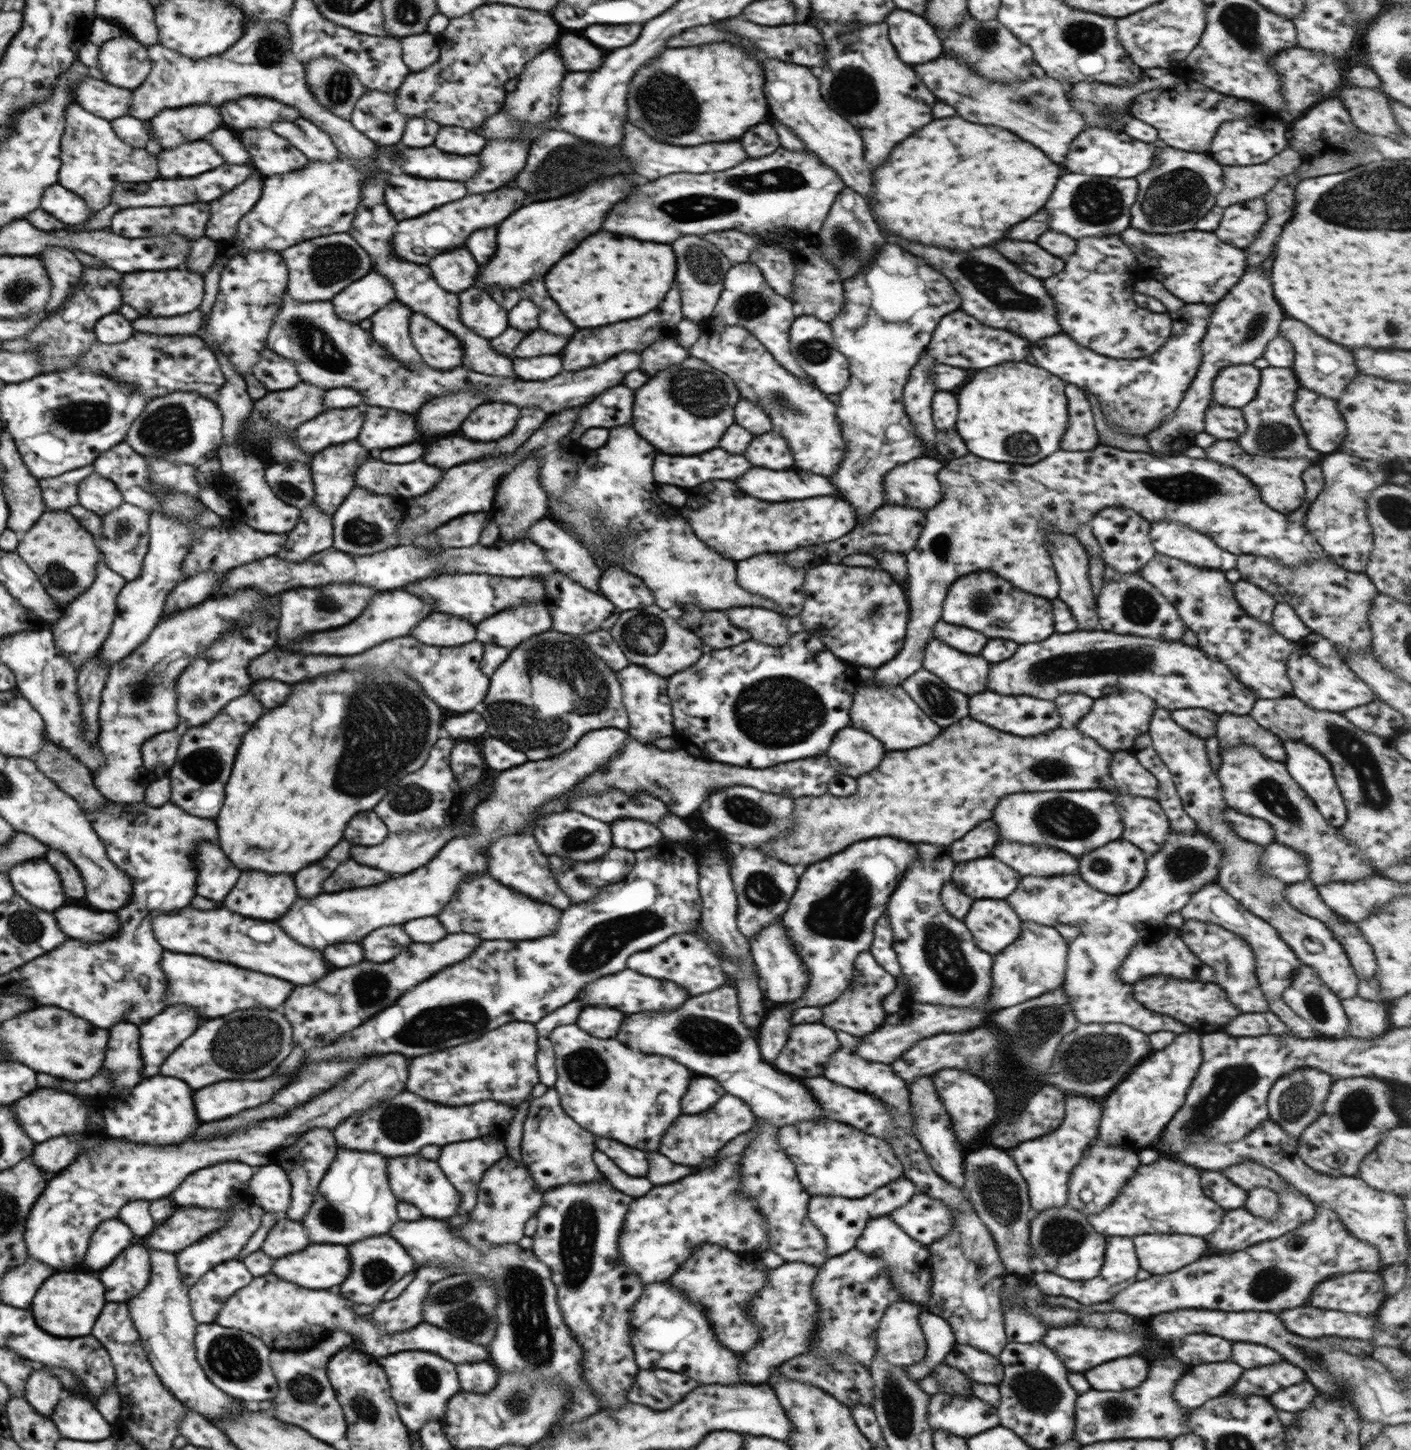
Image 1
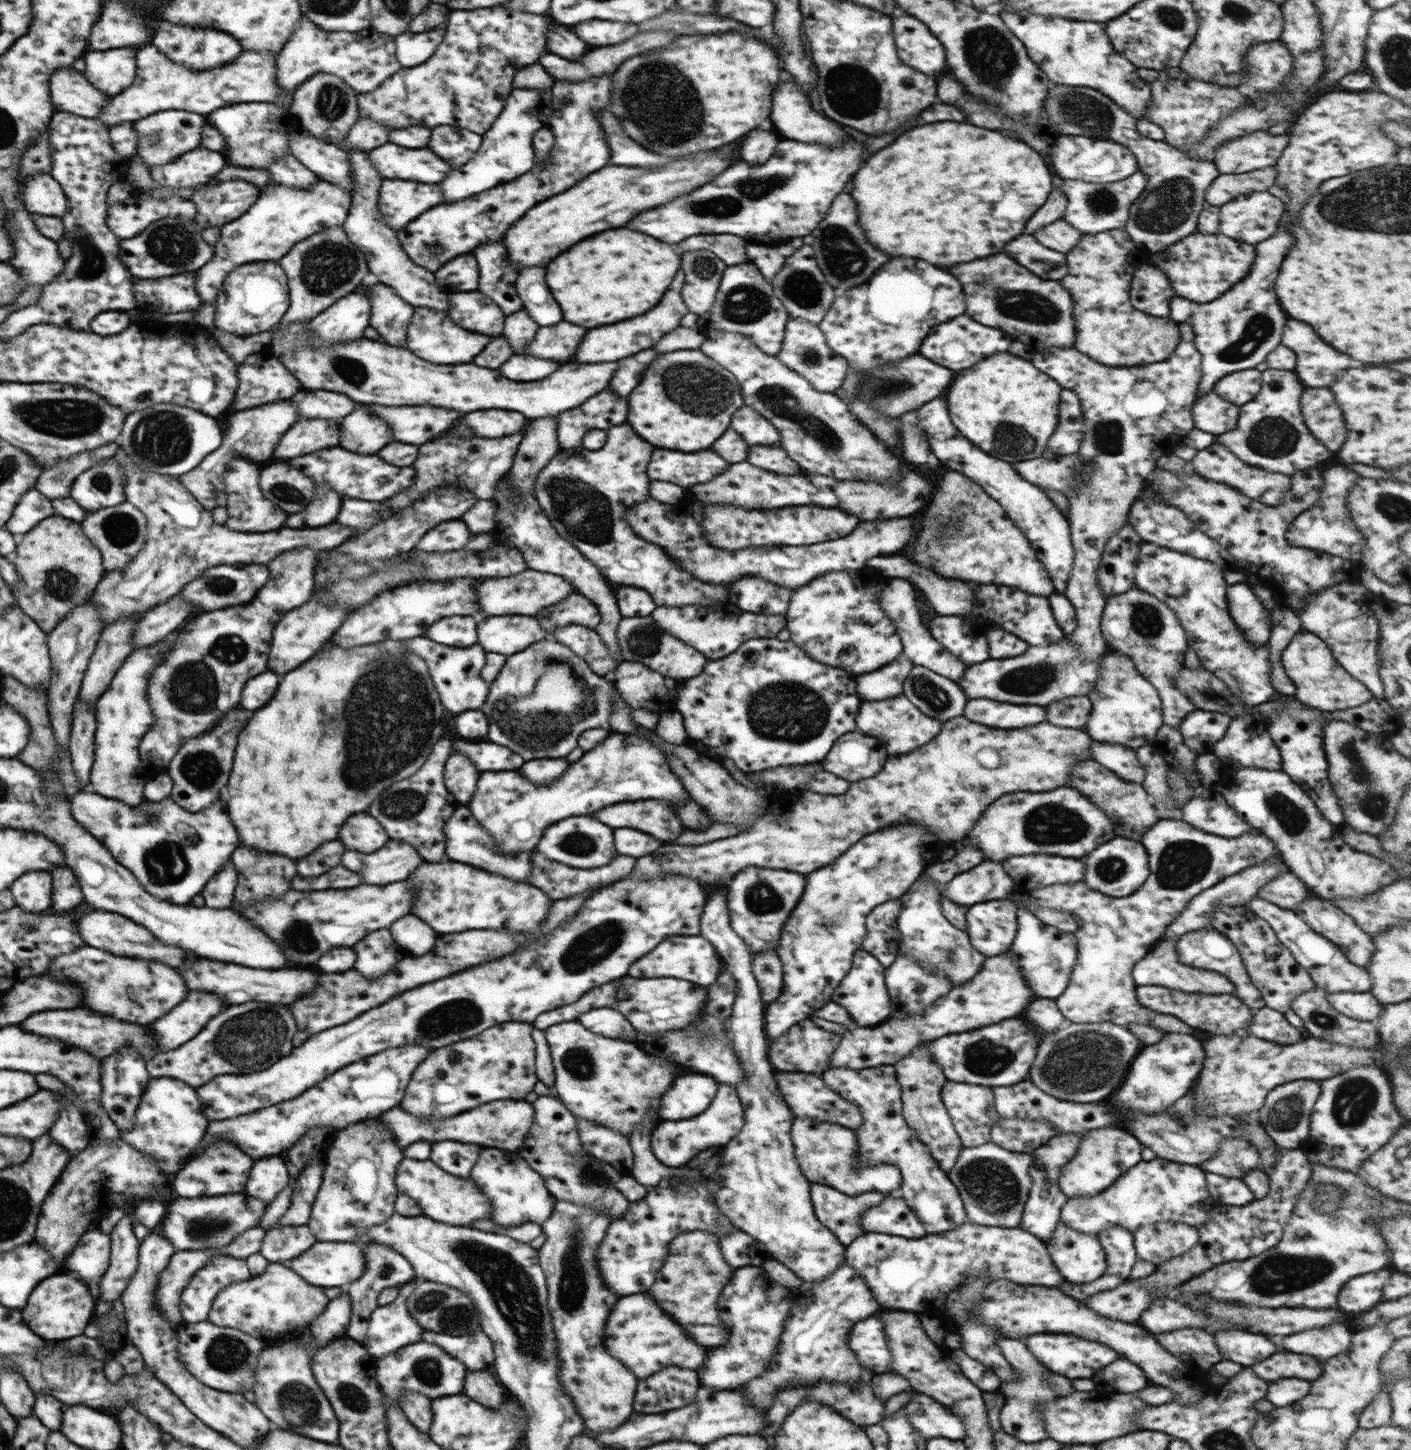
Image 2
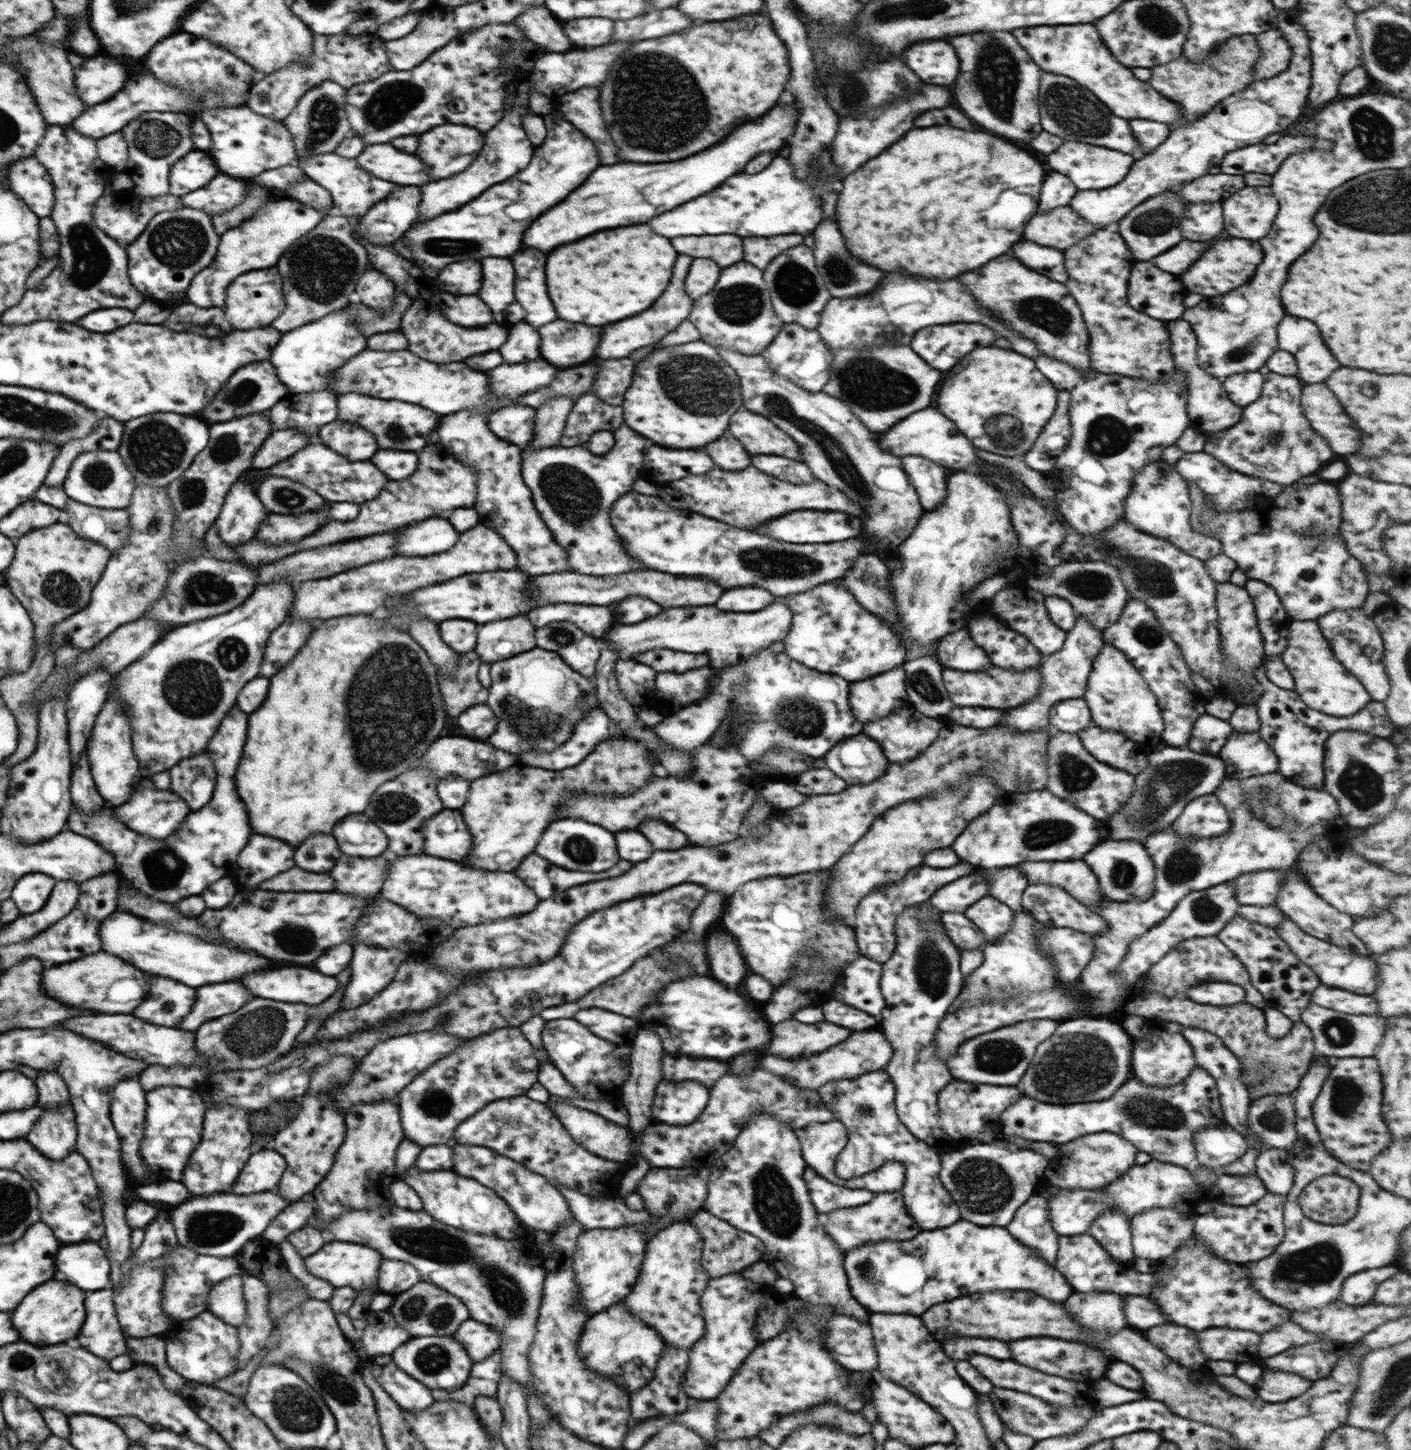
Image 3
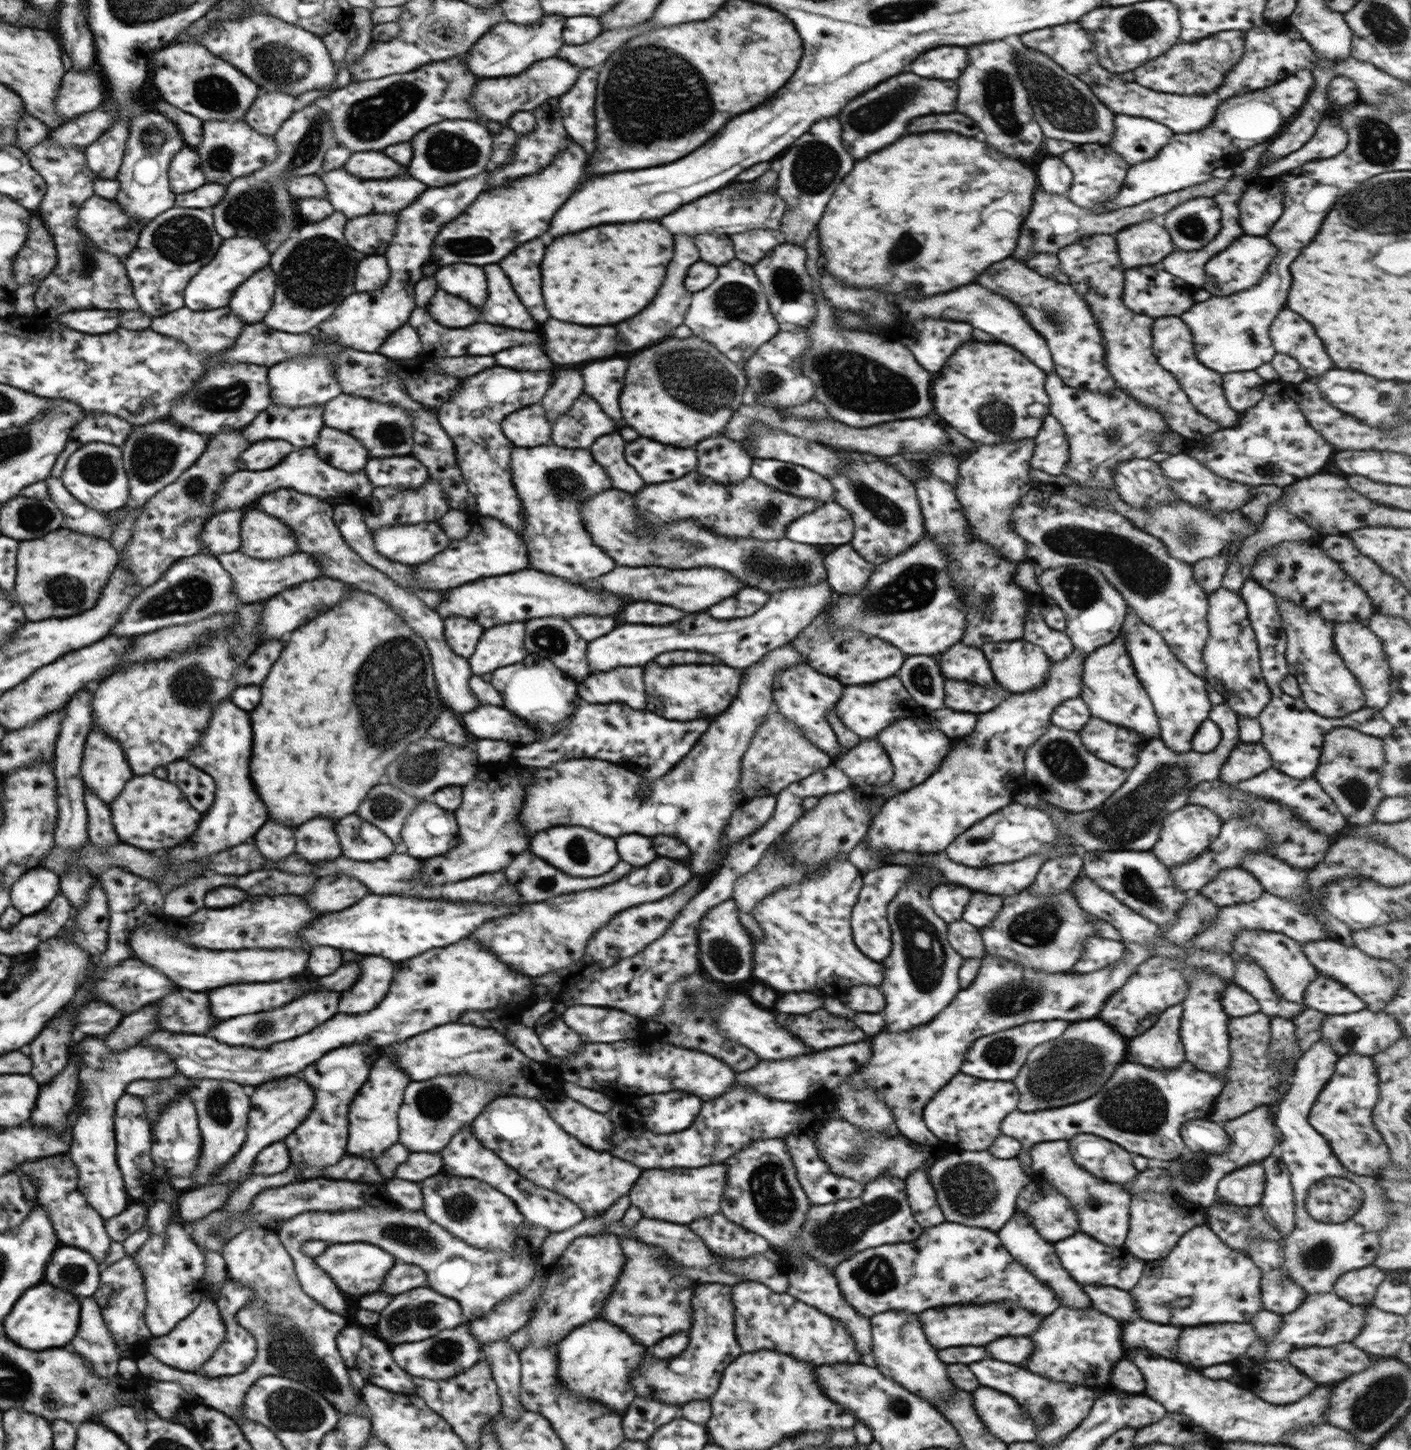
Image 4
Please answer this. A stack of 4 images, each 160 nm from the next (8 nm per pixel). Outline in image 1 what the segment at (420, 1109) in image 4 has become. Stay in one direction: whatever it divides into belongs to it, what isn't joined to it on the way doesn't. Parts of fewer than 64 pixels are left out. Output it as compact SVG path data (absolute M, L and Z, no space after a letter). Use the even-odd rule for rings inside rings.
M512 1021L469 1043L440 1052L415 1057L405 1090L444 1106L466 1106L474 1102L496 1100L517 1107L531 1099L532 1088L540 1082L537 1072L537 1028L532 1023Z

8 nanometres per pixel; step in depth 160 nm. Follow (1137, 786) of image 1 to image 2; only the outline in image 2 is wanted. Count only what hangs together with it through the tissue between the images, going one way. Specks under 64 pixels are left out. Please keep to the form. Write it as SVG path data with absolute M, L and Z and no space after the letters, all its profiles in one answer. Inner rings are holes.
M1092 740L1090 746L1090 758L1096 760L1098 764L1110 769L1122 780L1143 784L1145 777L1144 767L1136 758L1136 752L1132 748L1120 744L1106 744L1106 742L1096 742Z

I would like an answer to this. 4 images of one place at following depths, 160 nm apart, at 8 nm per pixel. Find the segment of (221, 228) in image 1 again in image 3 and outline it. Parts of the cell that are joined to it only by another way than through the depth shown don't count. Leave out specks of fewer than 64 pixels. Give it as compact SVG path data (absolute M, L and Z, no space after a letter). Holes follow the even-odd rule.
M218 176L210 184L188 192L180 197L182 205L206 212L210 218L234 210L238 204L244 202L248 183L246 180L236 180L230 176Z

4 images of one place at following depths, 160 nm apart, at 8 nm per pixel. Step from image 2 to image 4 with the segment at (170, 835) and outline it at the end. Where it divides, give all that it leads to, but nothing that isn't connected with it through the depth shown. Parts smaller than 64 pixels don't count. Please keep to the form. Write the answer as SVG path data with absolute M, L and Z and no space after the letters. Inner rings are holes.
M224 700L222 704L216 704L216 708L212 710L212 718L203 734L204 736L196 744L196 748L192 748L187 755L183 756L183 759L196 765L196 768L203 769L214 778L217 786L216 796L212 803L212 810L208 810L208 814L200 822L200 826L204 826L204 828L200 828L200 836L196 836L196 842L188 844L187 841L180 844L180 848L168 848L168 852L164 852L164 854L168 854L169 860L174 860L174 862L178 860L180 864L174 864L174 868L178 872L174 872L172 876L166 876L160 882L154 880L162 888L162 892L170 892L178 884L184 884L184 880L188 880L192 876L194 878L202 876L204 874L202 862L206 862L214 852L220 852L230 846L246 842L268 820L268 808L260 800L260 796L252 784L250 770L248 770L250 756L252 756L252 724L250 724L248 712L234 706L230 700Z

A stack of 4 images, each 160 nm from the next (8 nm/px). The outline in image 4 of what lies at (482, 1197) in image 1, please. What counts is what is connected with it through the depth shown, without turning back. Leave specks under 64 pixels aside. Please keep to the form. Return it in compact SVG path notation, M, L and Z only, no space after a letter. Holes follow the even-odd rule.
M465 1124L456 1133L456 1136L452 1138L452 1142L440 1151L447 1173L490 1184L492 1188L496 1188L504 1196L512 1199L514 1204L519 1208L520 1214L532 1226L544 1228L550 1233L562 1232L574 1228L582 1220L585 1220L583 1210L577 1204L568 1200L568 1197L561 1196L556 1192L548 1191L546 1188L529 1182L516 1169L505 1164L504 1160L501 1160L492 1149L480 1144L472 1132L473 1130L470 1130L470 1126Z

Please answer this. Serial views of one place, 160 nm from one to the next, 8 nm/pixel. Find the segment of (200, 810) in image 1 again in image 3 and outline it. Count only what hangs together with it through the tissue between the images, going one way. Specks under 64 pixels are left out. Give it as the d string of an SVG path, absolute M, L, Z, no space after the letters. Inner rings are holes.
M207 749L201 750L199 754L180 760L178 765L175 765L168 771L171 776L170 791L178 793L188 803L191 811L198 812L198 810L207 807L214 794L217 779L217 774L211 758L207 754Z

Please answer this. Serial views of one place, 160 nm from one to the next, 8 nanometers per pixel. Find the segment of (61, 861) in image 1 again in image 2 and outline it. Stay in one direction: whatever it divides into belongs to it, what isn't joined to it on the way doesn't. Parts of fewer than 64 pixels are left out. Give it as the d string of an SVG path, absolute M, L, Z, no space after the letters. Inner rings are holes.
M67 865L57 866L51 875L54 877L54 902L50 907L52 913L70 910L85 900L79 877Z

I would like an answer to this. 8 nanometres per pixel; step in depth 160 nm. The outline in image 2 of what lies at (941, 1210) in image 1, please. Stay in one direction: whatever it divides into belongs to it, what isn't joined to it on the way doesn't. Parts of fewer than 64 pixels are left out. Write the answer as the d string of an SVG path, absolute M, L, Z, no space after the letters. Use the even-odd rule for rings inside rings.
M898 1194L886 1197L879 1205L862 1214L862 1232L880 1232L894 1236L924 1236L928 1234L920 1219Z

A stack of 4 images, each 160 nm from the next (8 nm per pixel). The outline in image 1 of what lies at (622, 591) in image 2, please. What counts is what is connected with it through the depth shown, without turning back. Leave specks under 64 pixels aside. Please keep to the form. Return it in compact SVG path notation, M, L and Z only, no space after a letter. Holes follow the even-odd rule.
M617 566L603 567L599 585L603 595L622 611L655 604L653 592L643 580Z

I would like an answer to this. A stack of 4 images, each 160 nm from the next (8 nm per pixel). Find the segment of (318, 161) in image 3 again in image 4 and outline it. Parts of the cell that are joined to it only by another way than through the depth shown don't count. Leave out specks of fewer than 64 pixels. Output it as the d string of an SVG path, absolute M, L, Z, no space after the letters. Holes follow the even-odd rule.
M343 167L336 170L323 170L318 173L326 187L326 198L332 204L336 212L348 216L347 219L354 219L366 214L394 214L401 212L414 202L428 186L420 184L418 180L406 176L396 176L380 180L364 180L353 174L348 174Z

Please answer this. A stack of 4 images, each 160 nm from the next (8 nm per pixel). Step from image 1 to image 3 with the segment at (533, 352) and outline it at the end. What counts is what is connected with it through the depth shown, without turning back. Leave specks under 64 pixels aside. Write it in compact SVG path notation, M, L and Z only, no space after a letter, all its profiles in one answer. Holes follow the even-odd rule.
M554 320L550 324L544 324L542 328L538 328L538 332L542 336L540 340L542 358L554 366L576 366L590 360L600 342L600 328L588 328L584 324L568 324L564 320Z

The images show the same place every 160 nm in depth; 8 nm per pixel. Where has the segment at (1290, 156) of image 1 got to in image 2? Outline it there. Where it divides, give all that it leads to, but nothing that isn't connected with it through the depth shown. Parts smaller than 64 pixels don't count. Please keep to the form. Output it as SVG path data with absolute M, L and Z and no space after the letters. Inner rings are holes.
M1267 166L1262 170L1253 170L1242 174L1222 174L1213 180L1206 190L1206 200L1212 206L1222 206L1234 196L1266 190L1275 184L1277 172L1275 166Z

